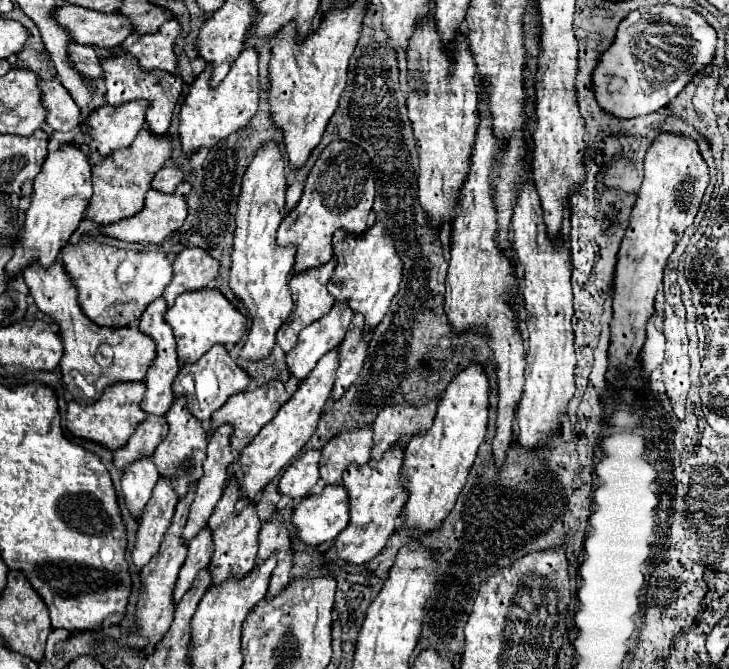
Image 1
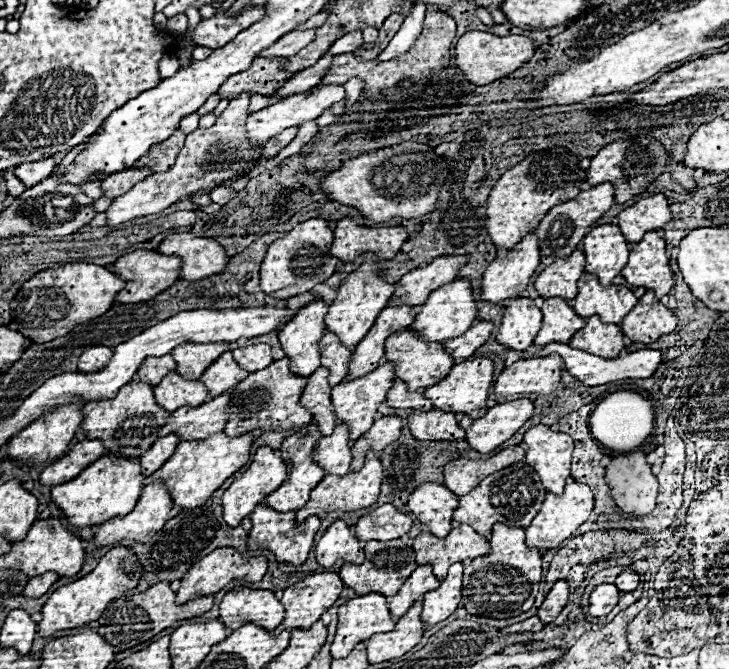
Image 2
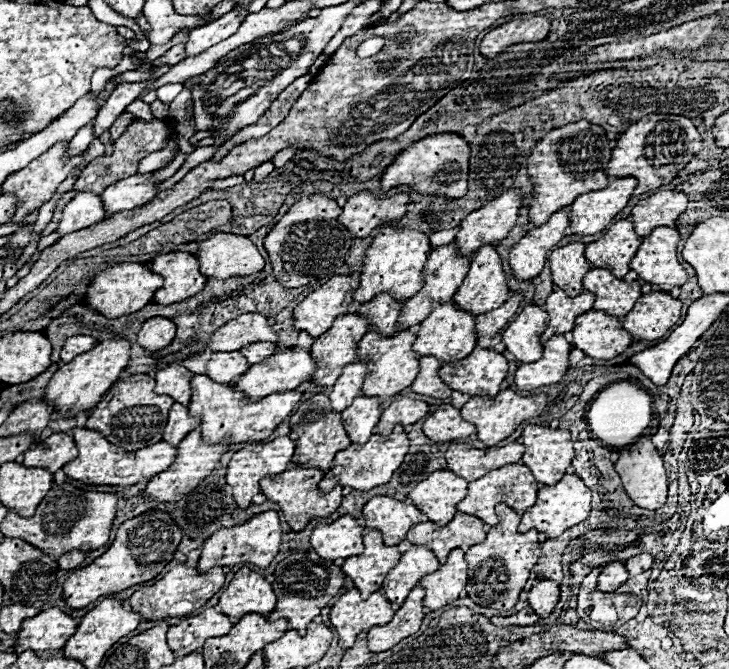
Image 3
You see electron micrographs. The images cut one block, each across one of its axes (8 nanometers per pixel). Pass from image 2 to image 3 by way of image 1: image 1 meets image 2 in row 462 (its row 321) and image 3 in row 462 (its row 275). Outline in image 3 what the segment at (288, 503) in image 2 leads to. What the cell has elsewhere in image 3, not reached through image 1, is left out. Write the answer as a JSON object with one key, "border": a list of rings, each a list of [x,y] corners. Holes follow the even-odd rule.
{"border":[[[316,394],[314,398],[302,402],[298,406],[298,410],[292,414],[290,418],[290,428],[292,432],[298,434],[296,440],[296,454],[294,454],[294,464],[302,464],[302,466],[310,466],[310,468],[322,468],[324,472],[330,470],[332,460],[336,456],[336,452],[340,452],[342,448],[350,446],[350,436],[344,430],[340,412],[332,412],[328,406],[328,398],[324,394]],[[298,454],[308,458],[308,460],[298,460]]]}

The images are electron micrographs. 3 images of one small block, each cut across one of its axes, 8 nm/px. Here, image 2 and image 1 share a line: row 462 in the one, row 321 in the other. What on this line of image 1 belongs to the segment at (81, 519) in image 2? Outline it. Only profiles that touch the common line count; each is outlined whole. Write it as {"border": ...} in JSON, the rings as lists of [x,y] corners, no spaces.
{"border":[[[82,236],[78,246],[70,242],[60,252],[66,274],[78,290],[78,304],[82,312],[98,326],[126,328],[140,320],[150,302],[162,296],[172,280],[172,260],[162,252],[136,252],[118,250],[92,242]]]}

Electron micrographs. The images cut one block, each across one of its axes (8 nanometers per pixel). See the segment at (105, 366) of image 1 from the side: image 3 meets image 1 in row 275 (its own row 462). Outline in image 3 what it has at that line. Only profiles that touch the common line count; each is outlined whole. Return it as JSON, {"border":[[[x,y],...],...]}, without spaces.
{"border":[[[56,432],[30,448],[24,454],[24,464],[28,468],[50,468],[50,472],[56,472],[66,460],[74,460],[74,456],[78,456],[74,438],[66,432]]]}

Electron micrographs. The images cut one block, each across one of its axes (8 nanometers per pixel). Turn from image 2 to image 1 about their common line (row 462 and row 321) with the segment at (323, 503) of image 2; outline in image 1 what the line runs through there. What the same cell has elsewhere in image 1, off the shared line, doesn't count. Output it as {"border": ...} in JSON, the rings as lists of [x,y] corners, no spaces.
{"border":[[[376,222],[362,236],[346,236],[344,230],[334,232],[332,246],[336,258],[336,272],[330,278],[328,292],[334,300],[346,302],[352,312],[360,312],[370,330],[376,328],[388,312],[388,306],[396,296],[398,284],[402,280],[402,260],[394,250],[394,238],[386,234],[382,224]]]}

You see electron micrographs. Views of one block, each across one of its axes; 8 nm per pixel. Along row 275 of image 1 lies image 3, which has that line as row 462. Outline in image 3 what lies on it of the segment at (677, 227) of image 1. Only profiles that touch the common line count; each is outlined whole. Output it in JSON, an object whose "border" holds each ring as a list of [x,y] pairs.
{"border":[[[640,436],[634,444],[626,446],[620,452],[618,462],[614,464],[616,472],[622,478],[622,484],[630,496],[630,500],[646,510],[656,510],[662,508],[666,504],[666,494],[668,494],[668,478],[666,478],[666,470],[662,464],[662,456],[656,450],[656,446],[650,442],[648,436]]]}

